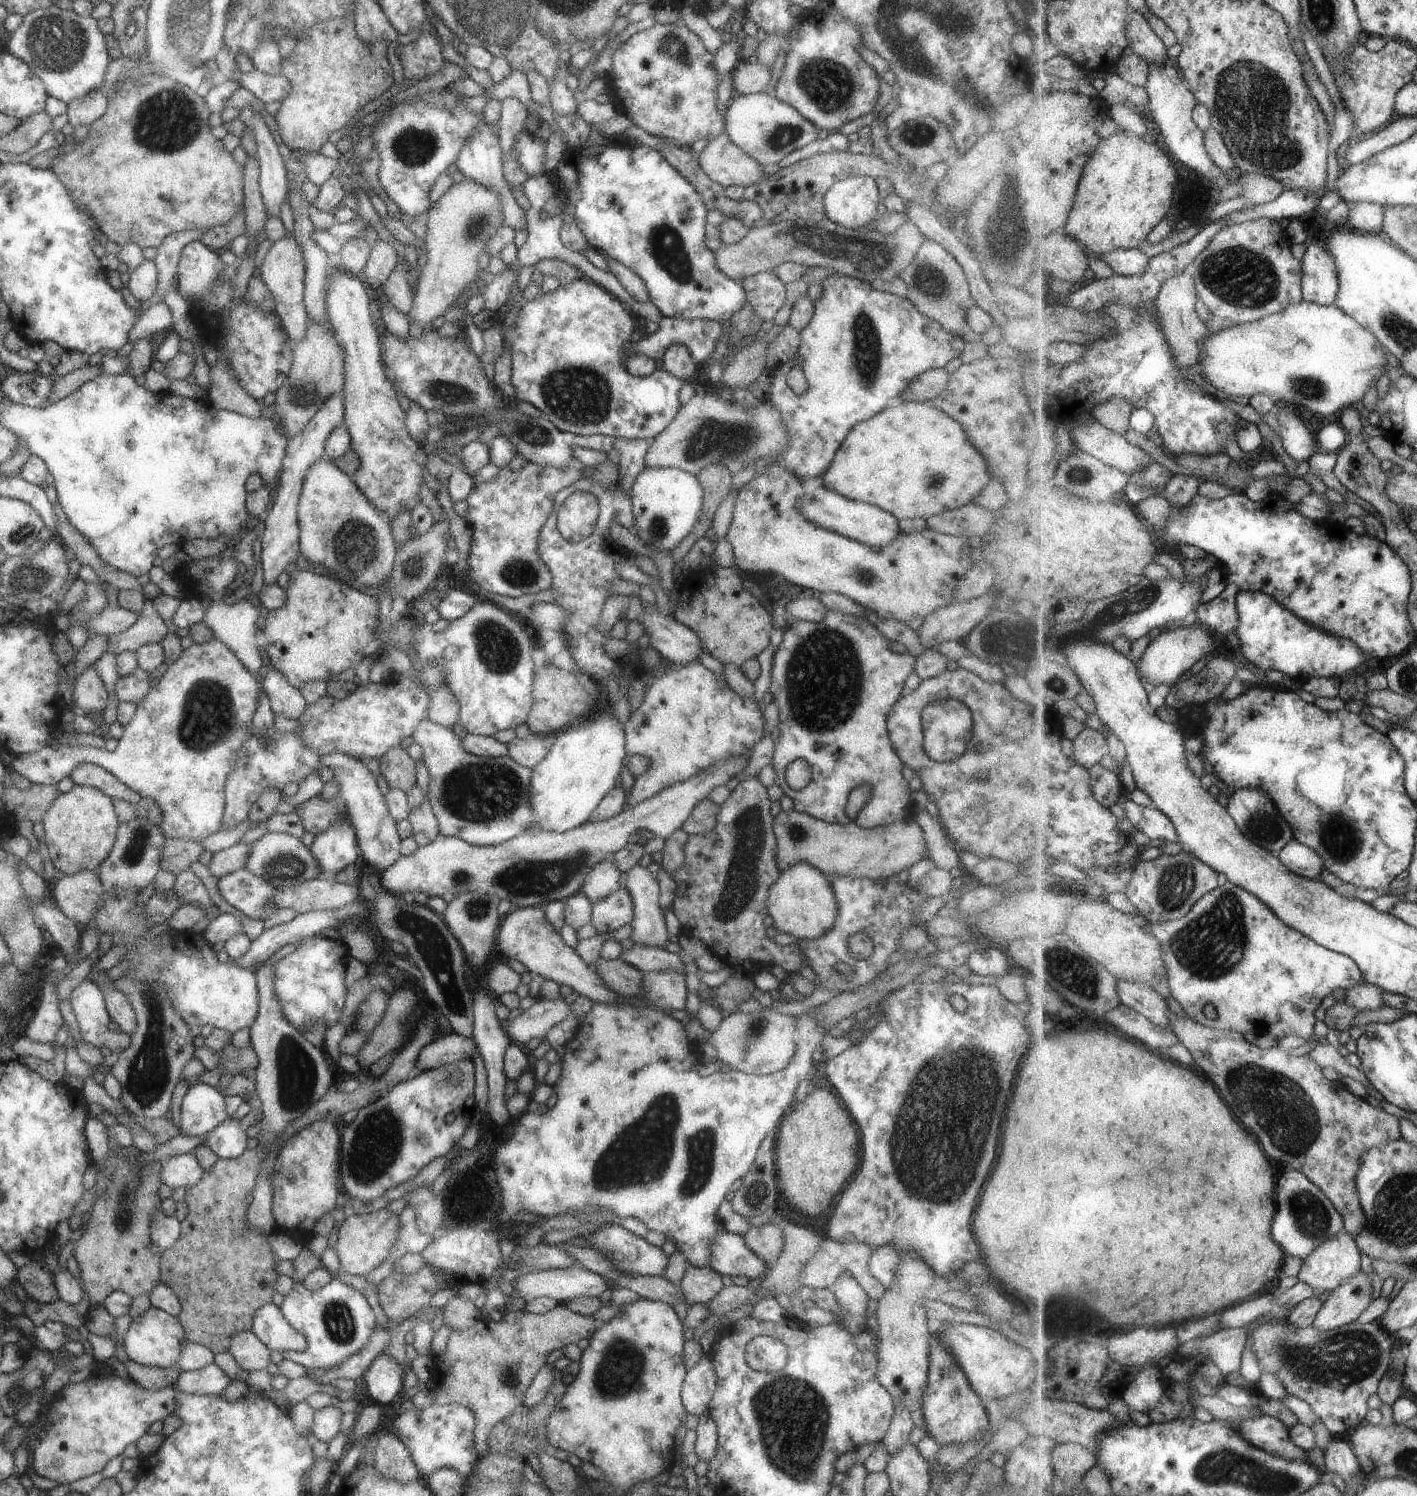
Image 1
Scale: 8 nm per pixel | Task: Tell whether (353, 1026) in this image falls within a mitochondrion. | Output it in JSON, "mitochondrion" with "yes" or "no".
{"mitochondrion":"no"}

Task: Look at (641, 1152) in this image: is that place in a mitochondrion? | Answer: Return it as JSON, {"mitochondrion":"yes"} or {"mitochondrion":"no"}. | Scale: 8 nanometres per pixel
{"mitochondrion":"yes"}

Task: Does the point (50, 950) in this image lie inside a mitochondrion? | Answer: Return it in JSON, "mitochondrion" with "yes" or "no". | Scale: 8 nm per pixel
{"mitochondrion":"no"}

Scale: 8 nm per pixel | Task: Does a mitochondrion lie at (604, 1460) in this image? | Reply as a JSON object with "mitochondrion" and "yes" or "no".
{"mitochondrion":"no"}

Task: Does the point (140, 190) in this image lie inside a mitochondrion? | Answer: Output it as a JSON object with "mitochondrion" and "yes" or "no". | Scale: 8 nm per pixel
{"mitochondrion":"no"}

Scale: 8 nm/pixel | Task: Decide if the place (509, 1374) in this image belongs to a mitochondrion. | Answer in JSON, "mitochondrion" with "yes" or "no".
{"mitochondrion":"yes"}

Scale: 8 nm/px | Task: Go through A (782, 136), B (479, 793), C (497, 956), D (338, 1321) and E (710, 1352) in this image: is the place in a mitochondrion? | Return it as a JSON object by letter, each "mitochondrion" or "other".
{"A":"mitochondrion","B":"mitochondrion","C":"other","D":"mitochondrion","E":"other"}

